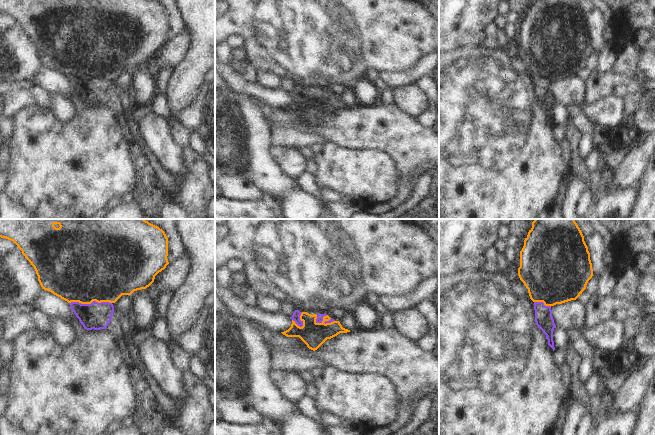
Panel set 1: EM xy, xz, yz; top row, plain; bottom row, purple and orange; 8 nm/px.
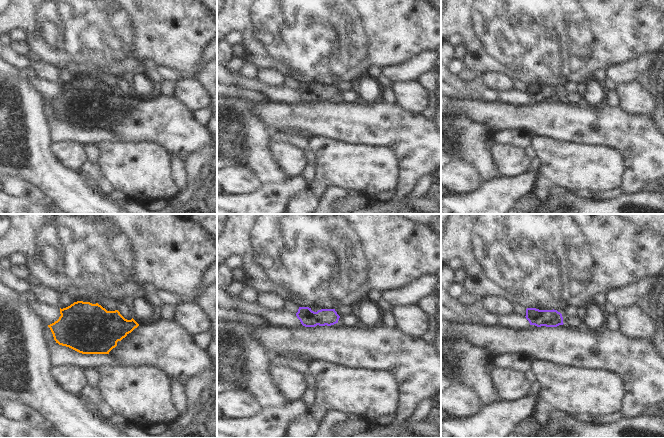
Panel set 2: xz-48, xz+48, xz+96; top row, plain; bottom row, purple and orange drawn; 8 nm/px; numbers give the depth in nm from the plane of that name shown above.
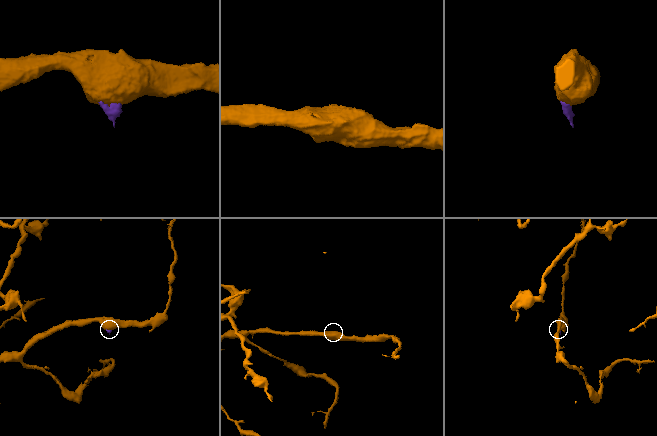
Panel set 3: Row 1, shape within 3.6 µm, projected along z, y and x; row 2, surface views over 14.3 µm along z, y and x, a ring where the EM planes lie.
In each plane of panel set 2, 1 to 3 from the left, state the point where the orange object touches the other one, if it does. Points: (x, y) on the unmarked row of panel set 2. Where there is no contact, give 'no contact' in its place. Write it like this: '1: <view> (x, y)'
1: no contact
2: no contact
3: no contact

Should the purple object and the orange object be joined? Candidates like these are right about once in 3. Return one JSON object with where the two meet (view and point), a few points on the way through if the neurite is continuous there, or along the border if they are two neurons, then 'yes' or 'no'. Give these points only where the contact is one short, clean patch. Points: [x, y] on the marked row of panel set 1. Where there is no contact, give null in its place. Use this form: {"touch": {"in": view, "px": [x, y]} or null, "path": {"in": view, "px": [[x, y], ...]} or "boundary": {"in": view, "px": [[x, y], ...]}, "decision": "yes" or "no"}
{"touch": {"in": "xy", "px": [91, 303]}, "path": {"in": "xy", "px": [[96, 316], [91, 303], [88, 272]]}, "decision": "yes"}

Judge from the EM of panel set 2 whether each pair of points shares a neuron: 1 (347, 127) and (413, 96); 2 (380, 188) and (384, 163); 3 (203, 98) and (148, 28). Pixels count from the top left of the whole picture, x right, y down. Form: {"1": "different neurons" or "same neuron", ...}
{"1": "different neurons", "2": "same neuron", "3": "different neurons"}

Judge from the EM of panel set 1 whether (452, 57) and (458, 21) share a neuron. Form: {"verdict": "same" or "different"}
{"verdict": "different"}

